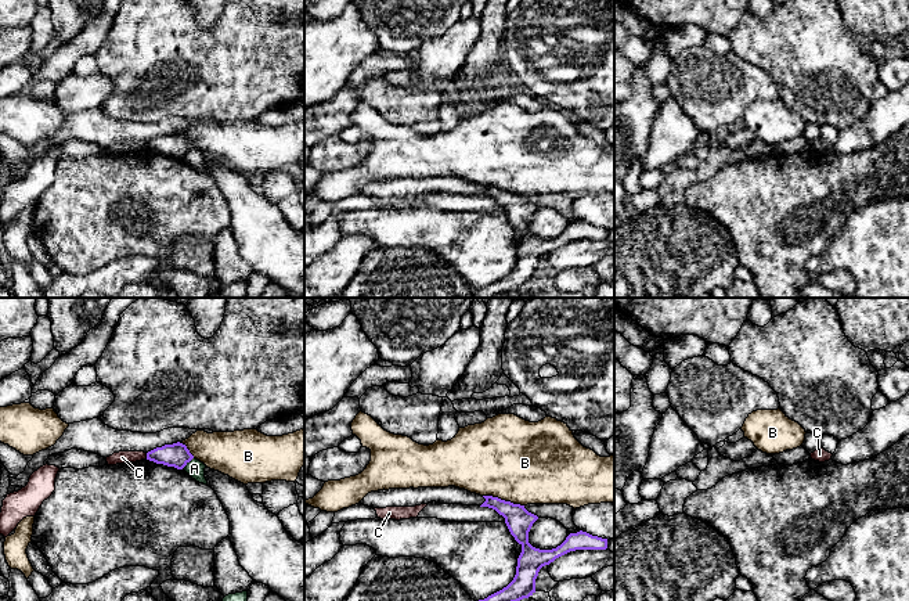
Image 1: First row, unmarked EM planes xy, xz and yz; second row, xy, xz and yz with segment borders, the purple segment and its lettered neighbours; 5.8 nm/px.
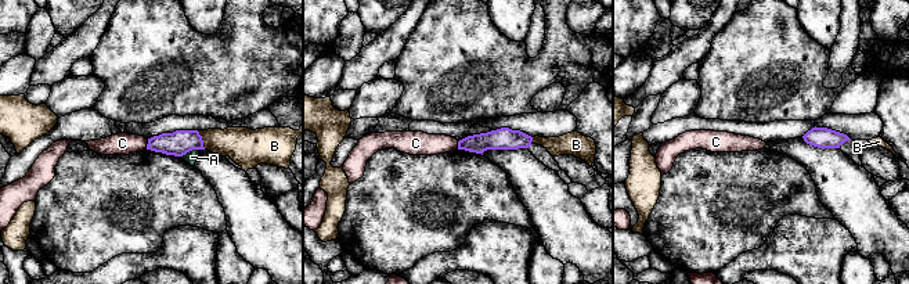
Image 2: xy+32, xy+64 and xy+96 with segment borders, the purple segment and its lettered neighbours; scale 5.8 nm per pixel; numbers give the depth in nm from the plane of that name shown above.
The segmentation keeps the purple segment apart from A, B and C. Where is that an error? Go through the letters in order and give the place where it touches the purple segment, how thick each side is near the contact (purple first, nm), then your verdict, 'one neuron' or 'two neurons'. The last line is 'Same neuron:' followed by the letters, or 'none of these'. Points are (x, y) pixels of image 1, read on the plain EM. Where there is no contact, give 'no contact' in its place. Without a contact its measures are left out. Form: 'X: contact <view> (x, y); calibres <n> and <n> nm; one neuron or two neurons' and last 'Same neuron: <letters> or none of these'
A: contact xy (187, 151); calibres 140 and 100 nm; two neurons
B: contact xz (504, 190); calibres 160 and 480 nm; two neurons
C: contact xy (147, 146); calibres 140 and 80 nm; two neurons
Same neuron: none of these

